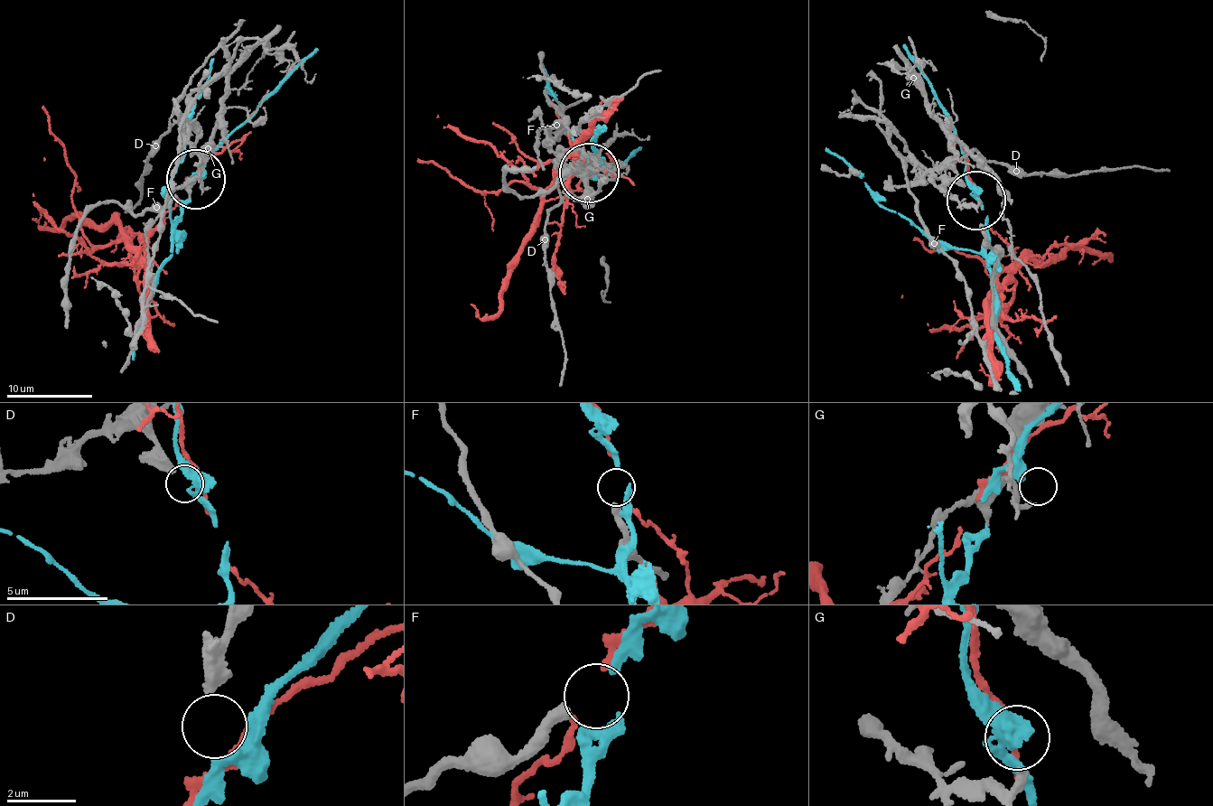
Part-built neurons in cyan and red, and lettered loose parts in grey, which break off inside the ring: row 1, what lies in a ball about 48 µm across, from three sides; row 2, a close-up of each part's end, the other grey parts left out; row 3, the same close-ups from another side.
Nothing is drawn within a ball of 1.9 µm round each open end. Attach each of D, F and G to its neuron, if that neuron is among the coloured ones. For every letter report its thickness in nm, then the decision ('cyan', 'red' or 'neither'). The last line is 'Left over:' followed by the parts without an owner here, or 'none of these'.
D: 440 nm | cyan
F: 380 nm | neither
G: 200 nm | neither
Left over: F, G

